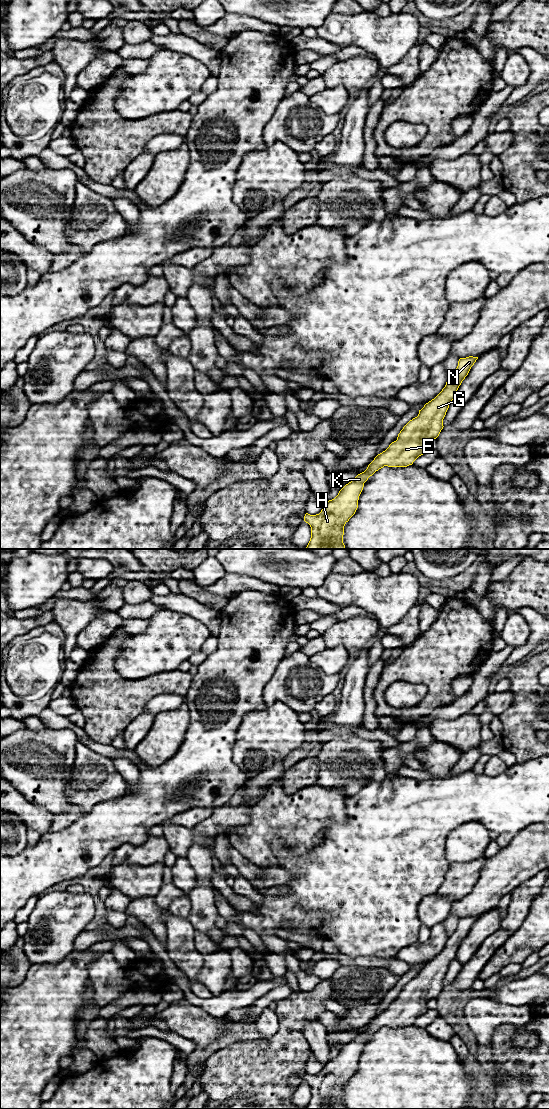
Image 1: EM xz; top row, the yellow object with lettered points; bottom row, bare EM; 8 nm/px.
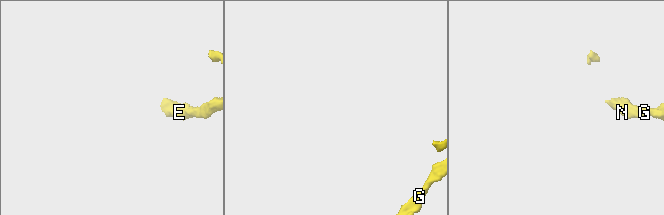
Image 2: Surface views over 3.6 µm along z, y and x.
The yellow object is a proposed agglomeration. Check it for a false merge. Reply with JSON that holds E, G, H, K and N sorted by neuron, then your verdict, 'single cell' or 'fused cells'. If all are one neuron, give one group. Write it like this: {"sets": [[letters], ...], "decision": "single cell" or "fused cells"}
{"sets": [["E", "G", "H", "K", "N"]], "decision": "single cell"}

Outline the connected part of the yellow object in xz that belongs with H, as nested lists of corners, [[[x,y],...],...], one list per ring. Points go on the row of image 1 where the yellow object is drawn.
[[[473,356],[460,358],[442,391],[403,427],[397,440],[378,454],[367,469],[346,484],[334,499],[327,501],[319,514],[305,514],[304,521],[311,527],[306,549],[346,549],[343,543],[344,526],[358,508],[364,483],[384,466],[407,467],[427,451],[426,442],[439,436],[449,404],[477,359]]]

